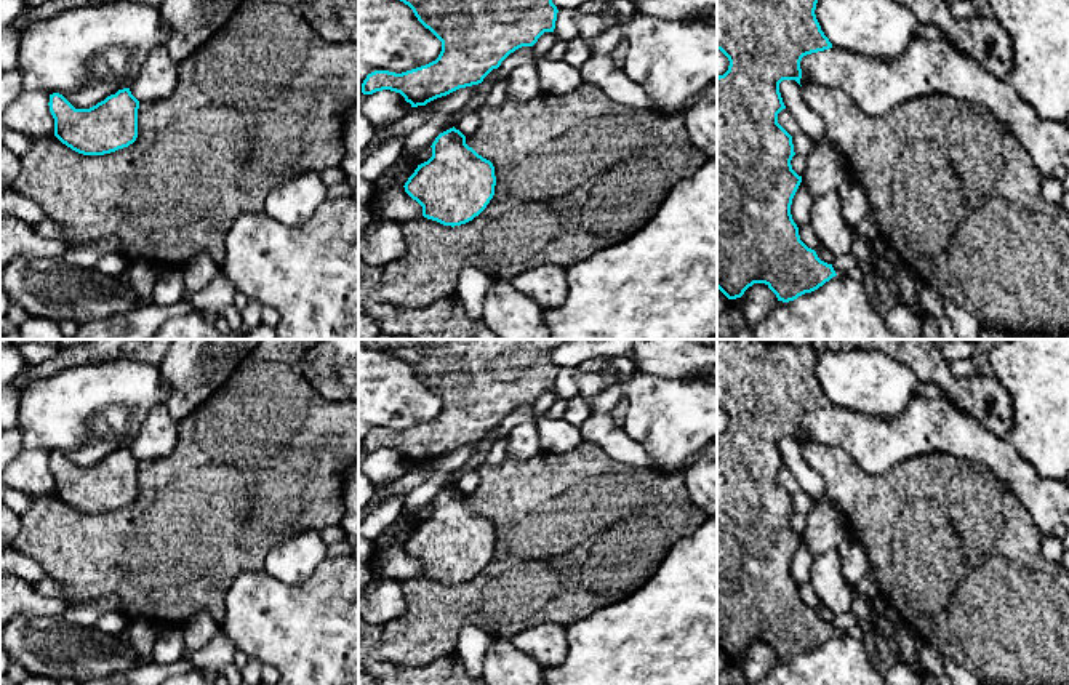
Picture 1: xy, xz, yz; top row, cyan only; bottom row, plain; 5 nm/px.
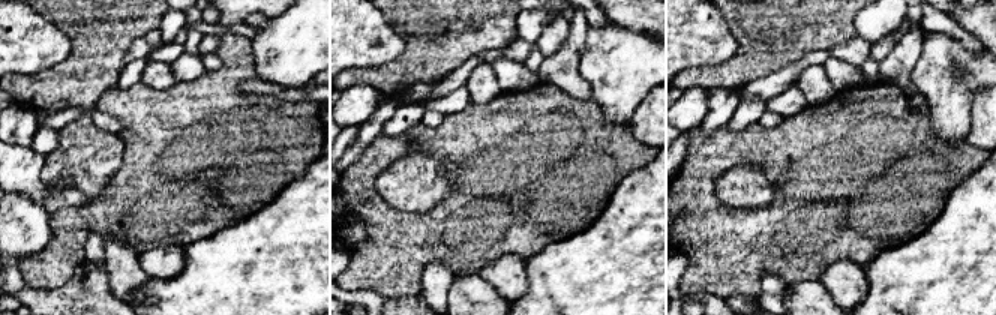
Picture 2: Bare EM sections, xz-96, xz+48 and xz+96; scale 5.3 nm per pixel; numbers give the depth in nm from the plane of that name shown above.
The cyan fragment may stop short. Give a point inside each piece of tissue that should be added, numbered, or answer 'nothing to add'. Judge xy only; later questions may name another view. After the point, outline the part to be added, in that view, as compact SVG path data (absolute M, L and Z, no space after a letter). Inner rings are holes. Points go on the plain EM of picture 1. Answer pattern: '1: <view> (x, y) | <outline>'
nothing to add

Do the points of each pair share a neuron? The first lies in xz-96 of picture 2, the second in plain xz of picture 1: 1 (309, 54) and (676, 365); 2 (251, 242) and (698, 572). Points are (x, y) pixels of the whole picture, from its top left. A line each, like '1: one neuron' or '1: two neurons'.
1: two neurons
2: one neuron

